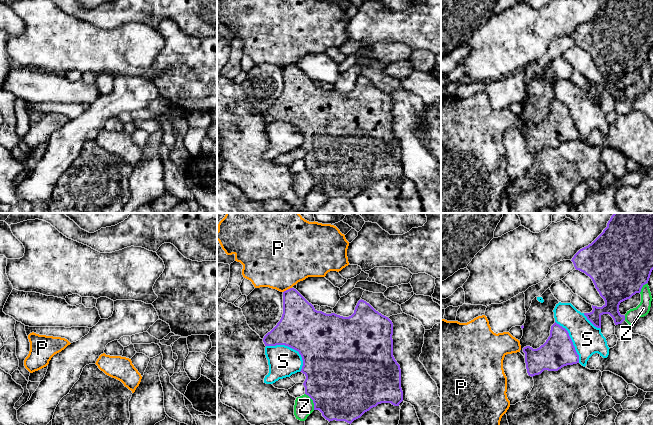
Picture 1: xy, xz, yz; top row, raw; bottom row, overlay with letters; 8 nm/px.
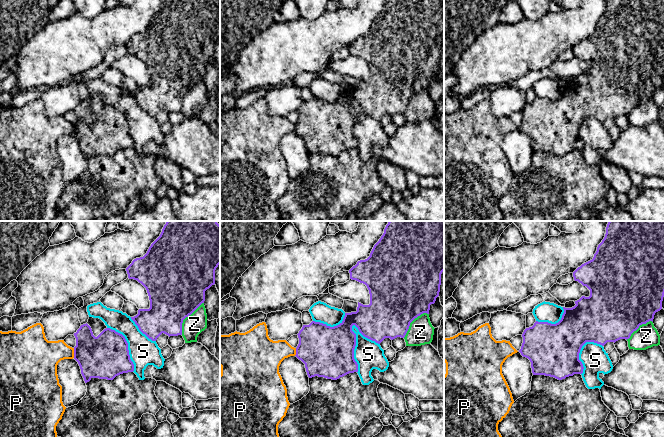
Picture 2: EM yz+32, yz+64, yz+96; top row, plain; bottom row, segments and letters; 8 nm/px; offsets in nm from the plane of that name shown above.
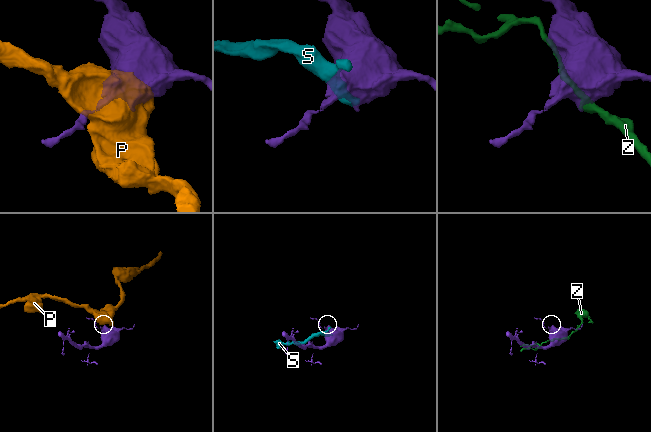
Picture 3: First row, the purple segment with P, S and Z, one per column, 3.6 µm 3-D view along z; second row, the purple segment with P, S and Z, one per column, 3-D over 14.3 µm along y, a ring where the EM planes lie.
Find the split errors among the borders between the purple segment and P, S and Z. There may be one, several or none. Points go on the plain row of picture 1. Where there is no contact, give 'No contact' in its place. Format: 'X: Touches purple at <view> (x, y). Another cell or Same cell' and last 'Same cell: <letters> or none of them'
P: Touches purple at xz (288, 65). Another cell
S: Touches purple at xz (291, 123). Another cell
Z: Touches purple at xz (313, 177). Another cell
Same cell: none of them

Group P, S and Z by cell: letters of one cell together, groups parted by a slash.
P / S / Z

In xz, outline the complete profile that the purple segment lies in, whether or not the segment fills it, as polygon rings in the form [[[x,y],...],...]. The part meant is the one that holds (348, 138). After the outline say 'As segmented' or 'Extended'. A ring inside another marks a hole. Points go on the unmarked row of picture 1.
[[[290,64],[283,68],[282,93],[264,112],[263,118],[265,122],[285,121],[298,127],[303,136],[300,148],[306,152],[303,159],[305,170],[313,176],[314,186],[319,186],[329,198],[336,196],[351,200],[378,180],[399,182],[403,177],[401,145],[393,132],[392,111],[392,97],[362,75],[351,92],[343,93],[317,87],[296,65]]]. As segmented

